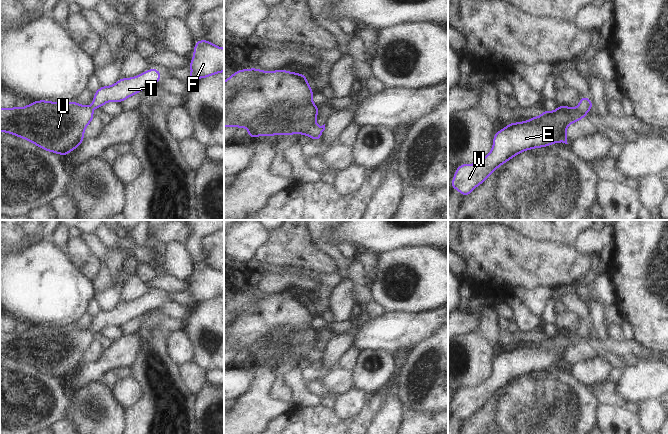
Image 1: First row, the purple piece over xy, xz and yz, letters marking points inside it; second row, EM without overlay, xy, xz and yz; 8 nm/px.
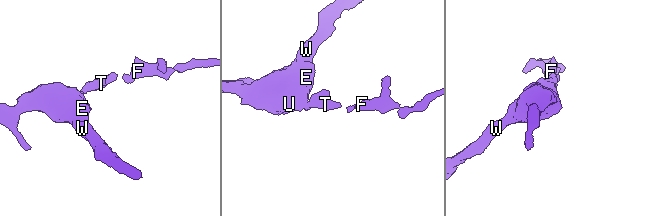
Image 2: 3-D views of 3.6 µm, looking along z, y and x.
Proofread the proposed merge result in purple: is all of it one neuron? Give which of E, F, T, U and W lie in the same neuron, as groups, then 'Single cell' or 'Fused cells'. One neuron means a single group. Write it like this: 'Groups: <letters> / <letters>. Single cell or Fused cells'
Groups: E F T U W. Single cell.

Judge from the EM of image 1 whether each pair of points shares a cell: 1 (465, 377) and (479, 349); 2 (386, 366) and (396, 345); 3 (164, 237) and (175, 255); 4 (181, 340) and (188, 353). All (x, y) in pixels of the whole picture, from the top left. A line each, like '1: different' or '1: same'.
1: same
2: different
3: different
4: same

